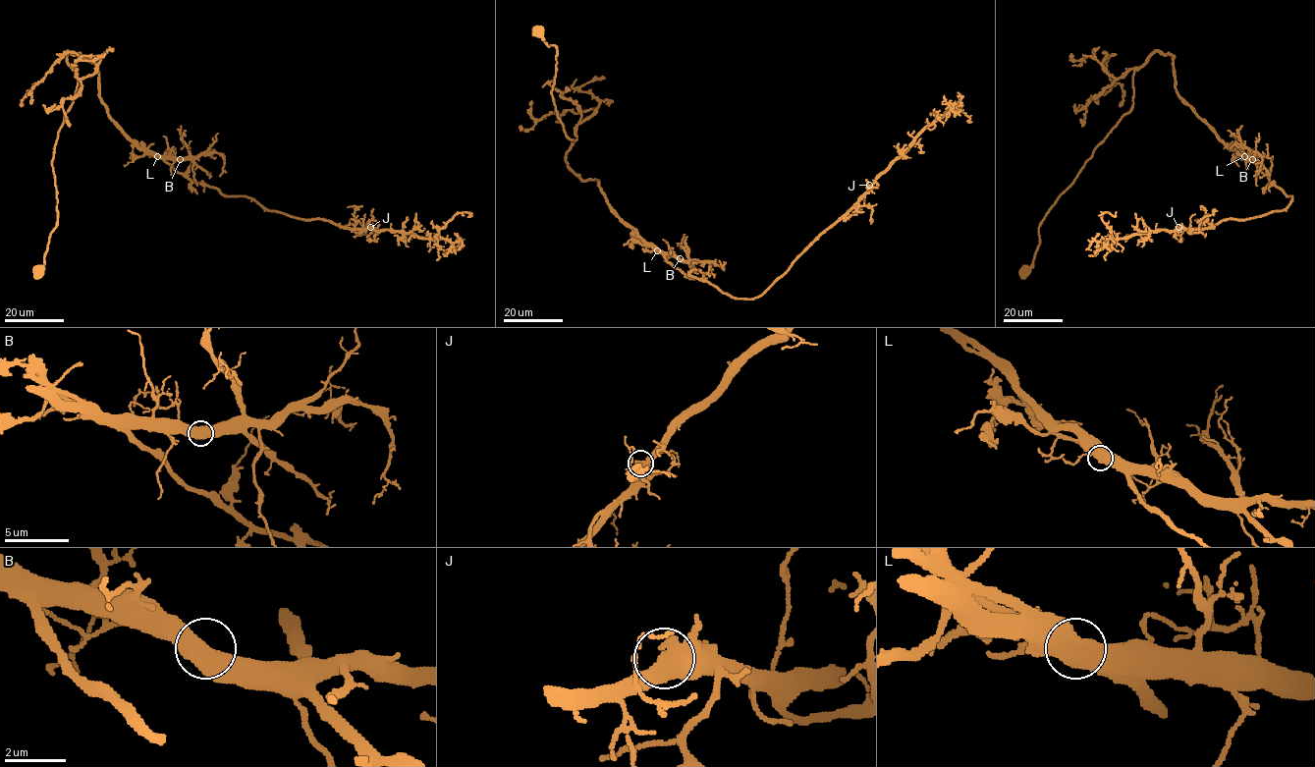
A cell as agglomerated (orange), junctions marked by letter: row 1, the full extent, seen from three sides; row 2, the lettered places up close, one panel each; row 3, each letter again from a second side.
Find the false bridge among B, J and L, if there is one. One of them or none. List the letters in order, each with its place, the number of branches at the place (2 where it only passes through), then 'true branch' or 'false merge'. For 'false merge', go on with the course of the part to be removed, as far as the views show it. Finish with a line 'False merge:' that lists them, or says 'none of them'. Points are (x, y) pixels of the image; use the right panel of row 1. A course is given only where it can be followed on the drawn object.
B: at (1252, 159); 2 branches meet; true branch
J: at (1178, 227); 2 branches meet; true branch
L: at (1244, 156); 2 branches meet; false merge; foreign part runs (1243, 156), (1290, 202), (1204, 228), (1114, 239), (1102, 219), (1116, 211)
False merge: L

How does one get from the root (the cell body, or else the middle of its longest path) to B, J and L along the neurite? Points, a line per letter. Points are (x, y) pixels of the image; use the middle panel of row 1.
B: (539, 30), (557, 51), (557, 116), (577, 139), (568, 166), (596, 180), (644, 240), (680, 258)
J: (539, 30), (577, 139), (568, 166), (724, 293), (758, 298), (869, 185)
L: (539, 30), (557, 51), (557, 116), (577, 139), (568, 166), (596, 180), (607, 203), (656, 250)

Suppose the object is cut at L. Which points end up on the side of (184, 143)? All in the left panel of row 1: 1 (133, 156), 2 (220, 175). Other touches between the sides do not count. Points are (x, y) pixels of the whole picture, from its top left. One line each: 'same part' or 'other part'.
1: other part
2: same part

